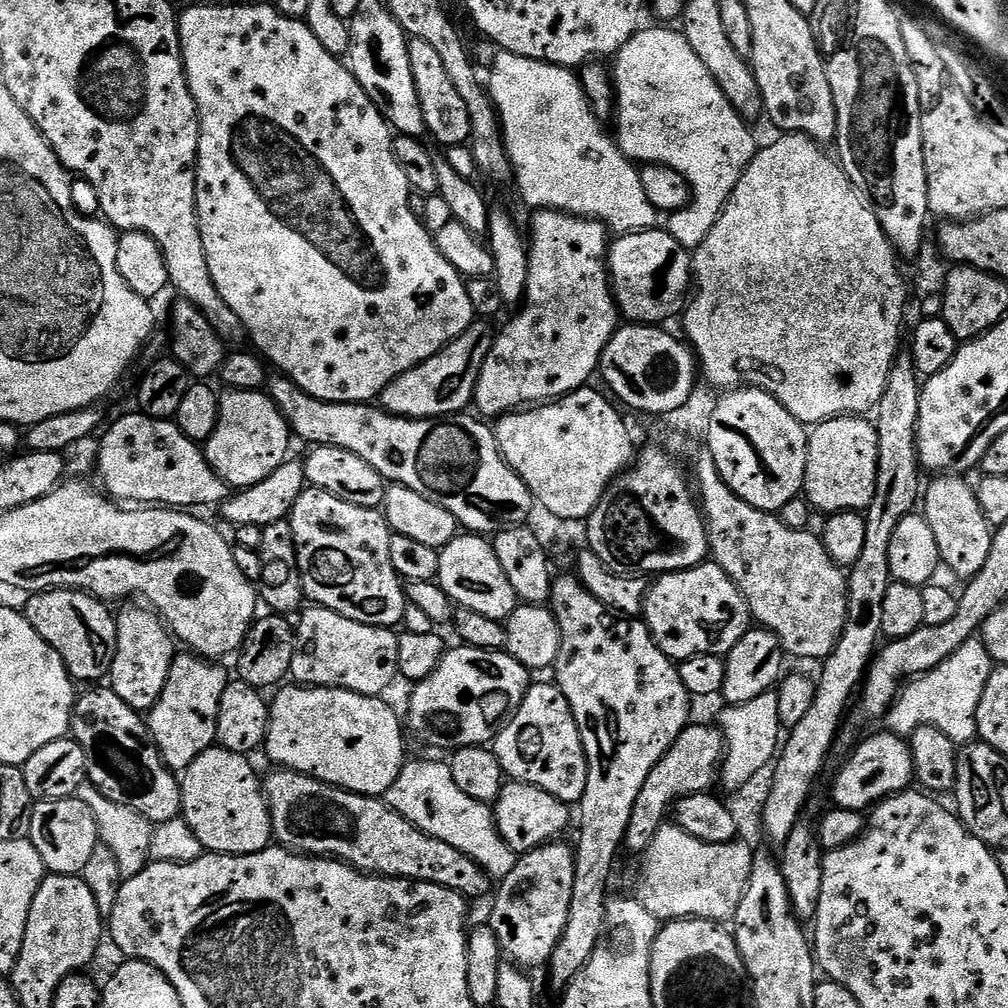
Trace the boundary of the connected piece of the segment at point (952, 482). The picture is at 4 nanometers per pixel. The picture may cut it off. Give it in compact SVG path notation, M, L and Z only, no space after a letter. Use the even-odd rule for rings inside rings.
M942 474L932 478L922 496L922 515L938 542L941 563L961 580L969 580L981 572L989 558L994 530L986 522L978 505L975 489L956 474Z

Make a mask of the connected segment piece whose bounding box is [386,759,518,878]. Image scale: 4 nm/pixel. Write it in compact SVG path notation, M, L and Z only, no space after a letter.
M409 759L398 774L394 786L390 786L386 803L427 836L438 838L446 842L446 846L454 846L454 850L462 850L462 854L474 858L474 862L478 862L478 866L482 866L489 876L503 878L510 874L510 870L514 870L518 854L496 829L493 809L462 794L462 789L454 782L454 774L450 774L443 759Z

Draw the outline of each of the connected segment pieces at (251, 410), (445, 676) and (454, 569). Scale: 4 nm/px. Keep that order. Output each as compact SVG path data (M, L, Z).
M228 390L220 396L218 426L206 441L208 464L233 489L243 490L272 476L289 459L288 440L288 423L271 396L260 390Z
M467 646L455 647L456 648L449 647L447 651L445 651L440 665L437 666L426 679L419 681L419 683L413 687L416 689L413 690L412 697L408 700L408 720L406 716L407 727L410 729L410 732L410 727L412 727L413 734L416 735L422 743L429 744L432 748L448 748L447 750L455 750L458 748L465 748L466 746L478 746L479 744L485 746L491 745L493 741L495 741L502 725L511 717L512 713L520 707L520 704L524 700L524 695L527 694L530 687L530 673L528 669L523 668L518 661L514 658L510 658L508 653L503 650L487 652L481 648L469 648Z
M480 534L457 535L456 539L440 549L438 584L452 599L453 605L486 614L486 618L501 622L508 619L518 603L514 586L510 586L510 578L506 578L502 571L491 543Z

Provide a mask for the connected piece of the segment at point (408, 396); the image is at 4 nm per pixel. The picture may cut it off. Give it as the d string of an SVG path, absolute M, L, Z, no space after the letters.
M473 322L438 355L431 356L417 368L387 384L378 397L379 407L393 416L409 416L411 420L434 420L438 416L463 413L467 409L464 407L473 403L478 374L482 370L482 362L486 362L486 354L490 354L494 339L493 329L488 329L484 324L487 323Z

